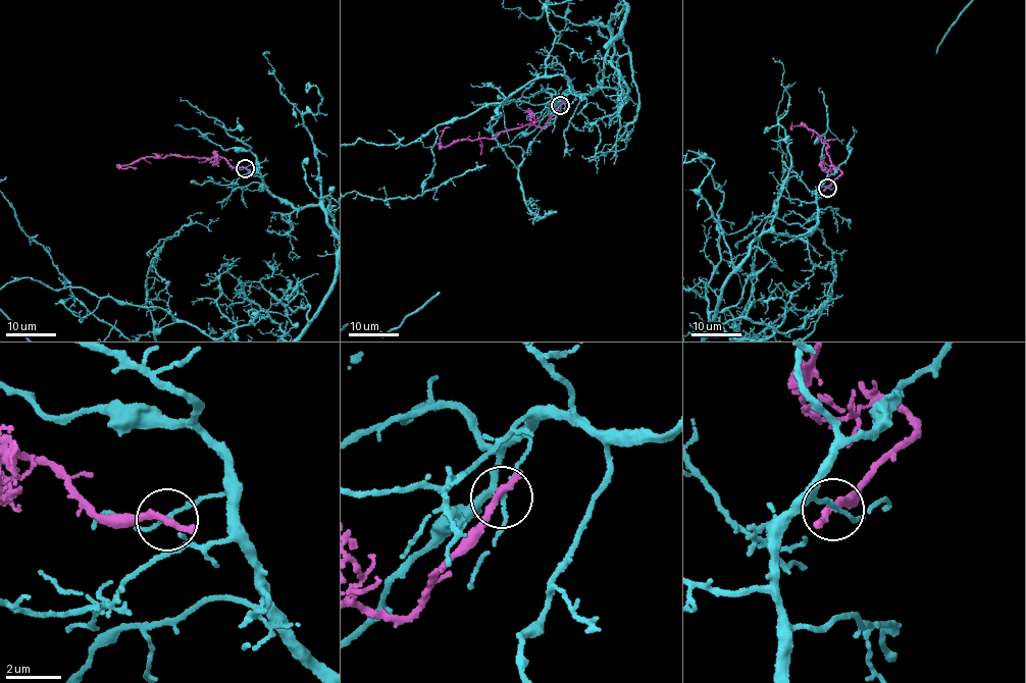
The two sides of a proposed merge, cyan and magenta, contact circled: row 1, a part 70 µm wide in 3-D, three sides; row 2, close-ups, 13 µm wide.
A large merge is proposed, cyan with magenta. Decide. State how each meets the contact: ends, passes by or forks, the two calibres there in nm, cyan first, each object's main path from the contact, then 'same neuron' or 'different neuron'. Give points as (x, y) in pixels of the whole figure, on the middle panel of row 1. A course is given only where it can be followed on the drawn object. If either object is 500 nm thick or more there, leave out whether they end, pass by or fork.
cyan passes by; magenta ends; calibres 110 and 320 nm; course magenta (560, 105), (543, 127), (522, 126), (493, 139), (458, 141), (444, 146), (440, 137), (451, 127); different neuron

